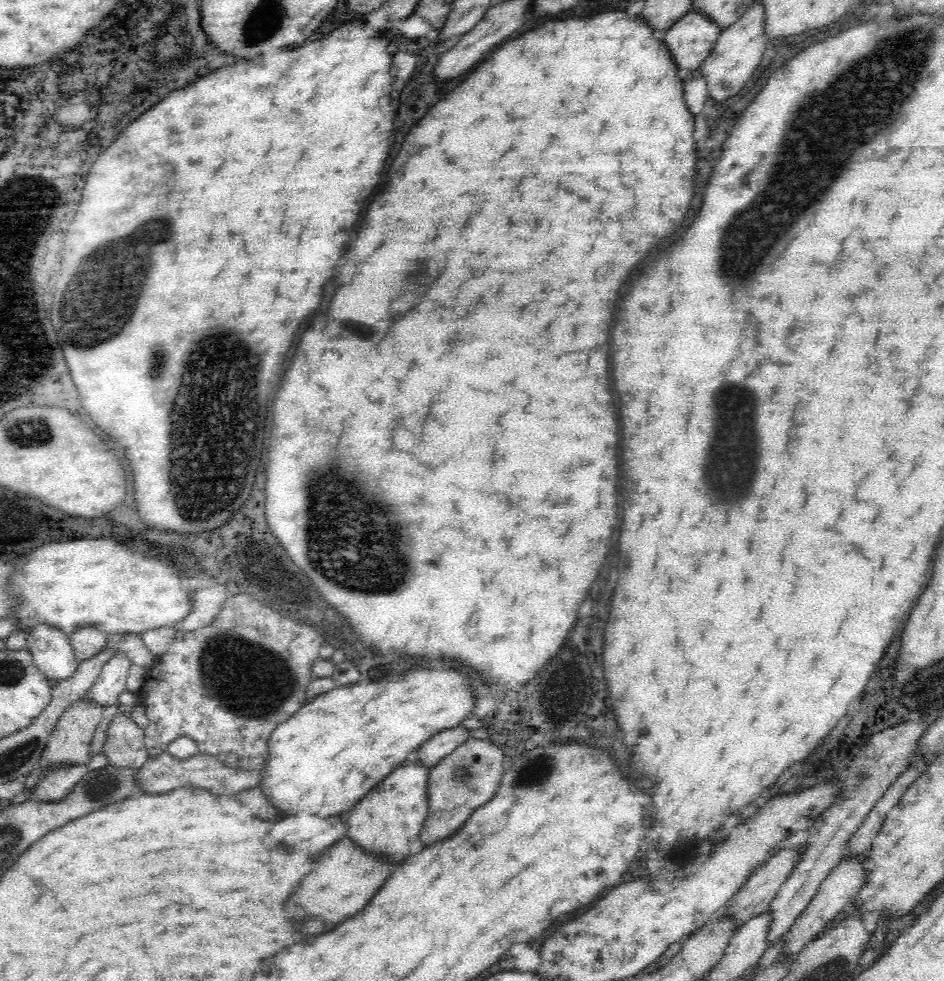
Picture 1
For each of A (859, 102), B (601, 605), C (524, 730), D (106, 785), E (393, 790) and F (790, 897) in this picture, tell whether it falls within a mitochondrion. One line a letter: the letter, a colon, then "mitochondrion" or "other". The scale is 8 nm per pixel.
A: mitochondrion
B: mitochondrion
C: other
D: mitochondrion
E: other
F: other

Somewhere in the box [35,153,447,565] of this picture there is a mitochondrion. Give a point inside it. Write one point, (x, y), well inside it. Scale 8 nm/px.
(211, 375)

